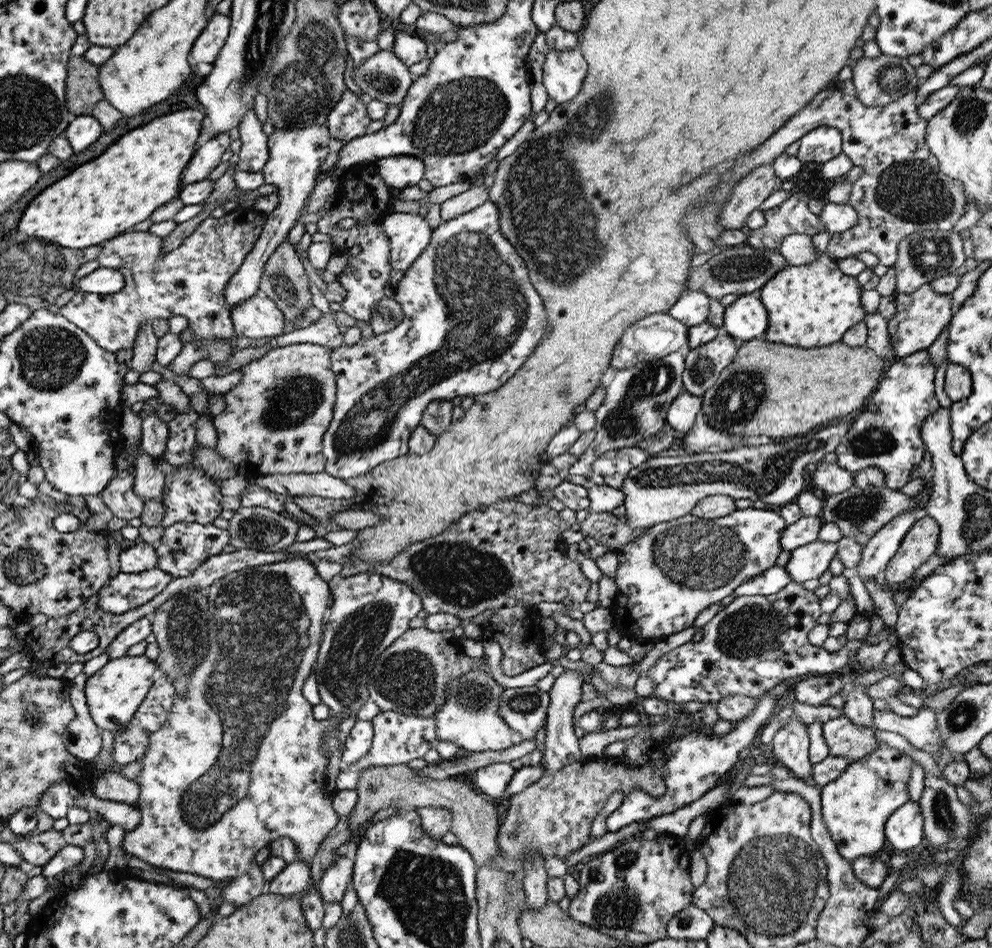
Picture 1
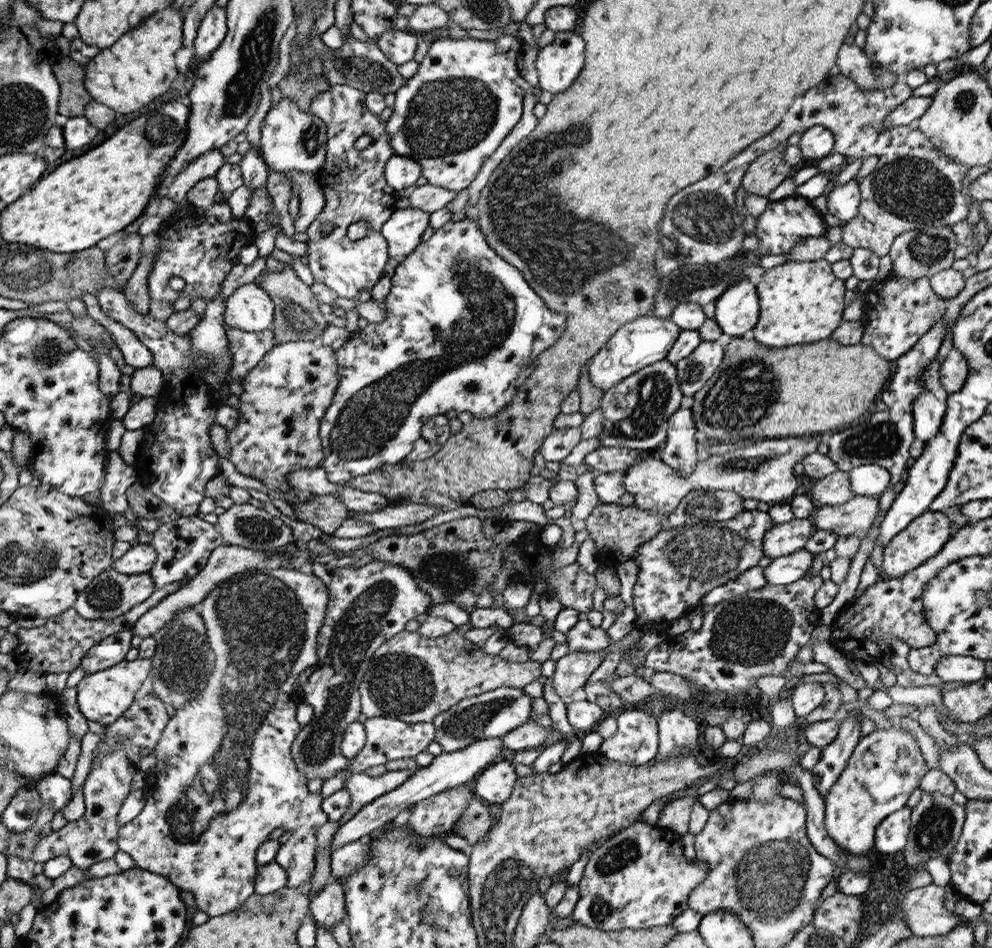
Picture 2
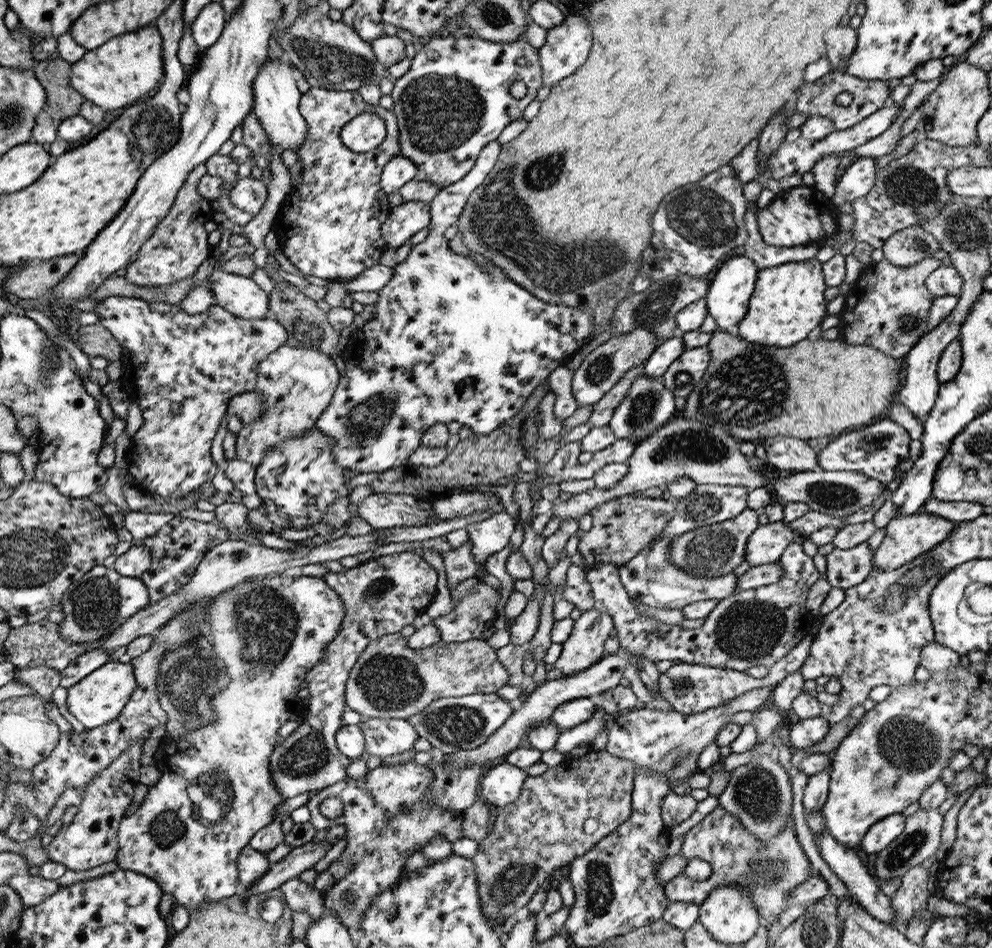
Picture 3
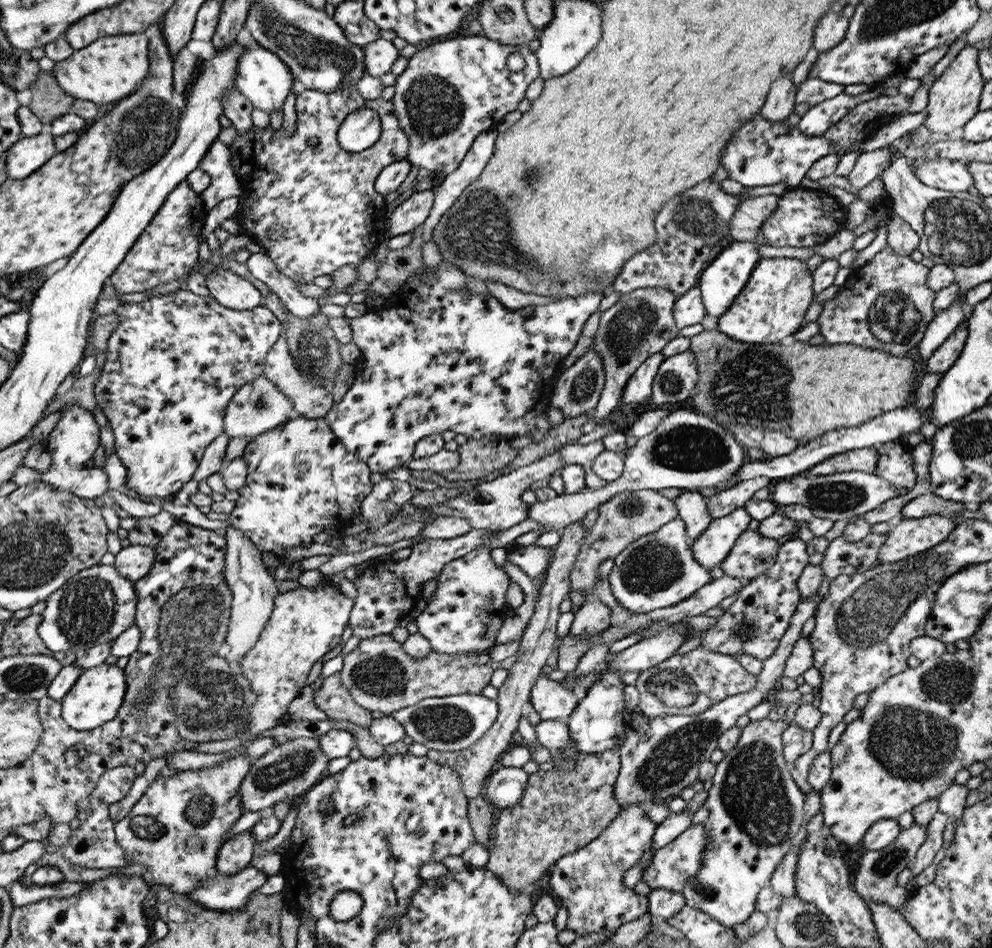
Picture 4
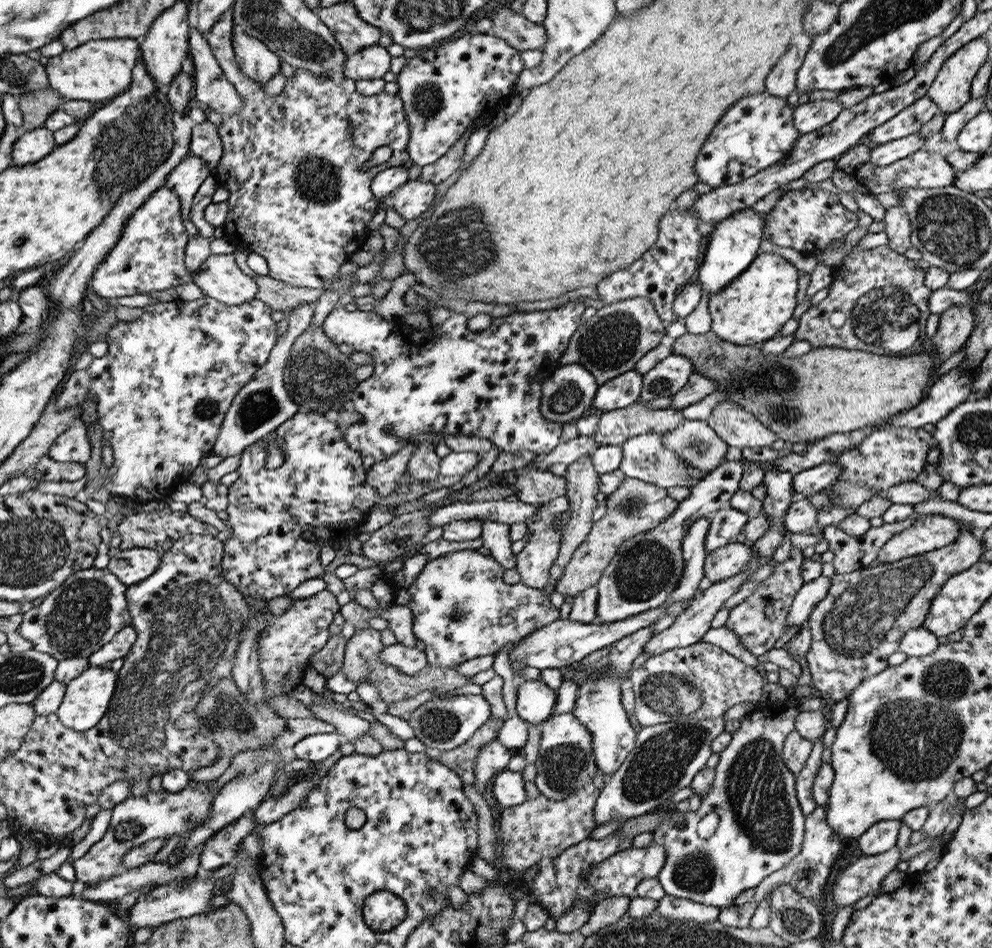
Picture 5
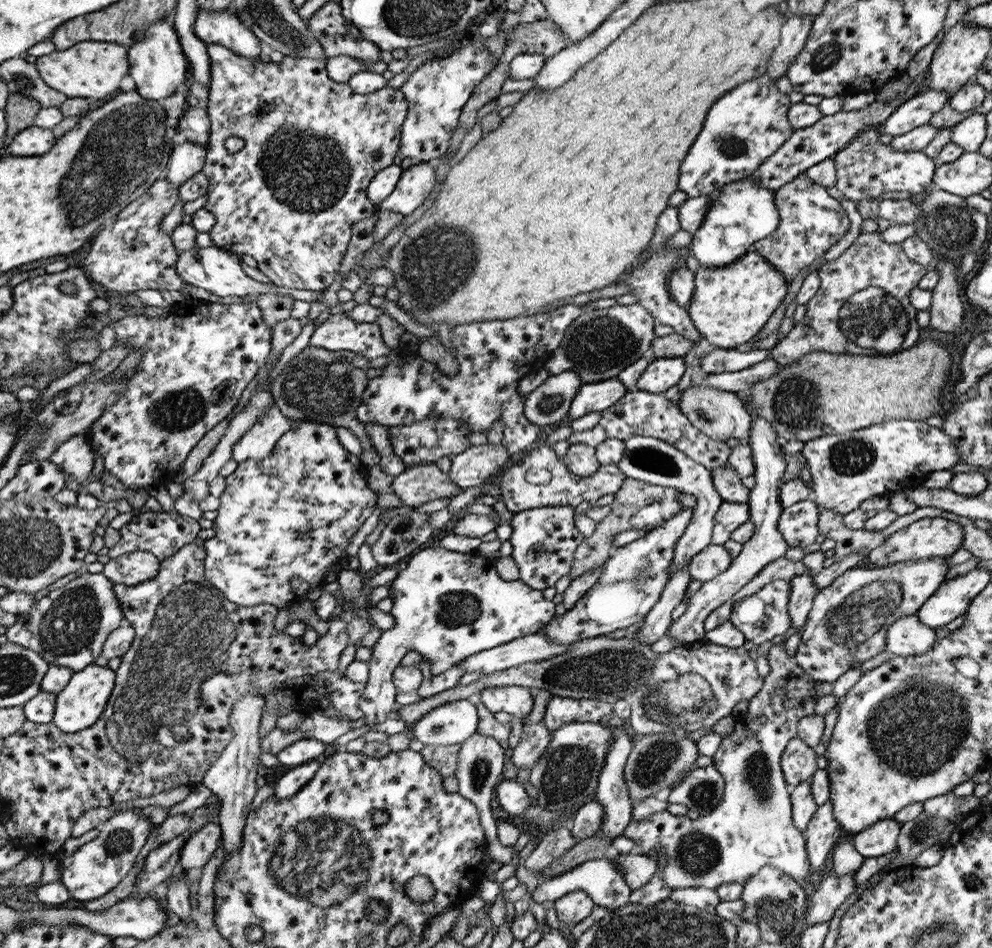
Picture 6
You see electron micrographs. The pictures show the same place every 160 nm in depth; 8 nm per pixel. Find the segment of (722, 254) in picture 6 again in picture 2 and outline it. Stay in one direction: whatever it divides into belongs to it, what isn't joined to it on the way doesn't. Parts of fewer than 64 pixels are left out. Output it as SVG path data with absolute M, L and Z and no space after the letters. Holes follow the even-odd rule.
M742 277L715 300L715 321L725 338L749 336L758 322L760 305L754 284Z

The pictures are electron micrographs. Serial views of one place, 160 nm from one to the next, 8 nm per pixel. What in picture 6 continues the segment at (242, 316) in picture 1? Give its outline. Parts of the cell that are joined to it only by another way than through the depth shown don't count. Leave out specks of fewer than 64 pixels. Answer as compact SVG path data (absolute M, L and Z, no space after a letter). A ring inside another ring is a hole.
M196 245L192 250L179 253L177 260L178 276L186 282L198 288L203 288L216 297L224 298L227 296L245 297L248 295L258 296L259 294L282 294L292 297L294 300L302 300L307 302L321 301L325 291L296 290L278 287L273 283L263 284L248 276L242 268L241 258L225 249L211 245L206 248L200 248Z

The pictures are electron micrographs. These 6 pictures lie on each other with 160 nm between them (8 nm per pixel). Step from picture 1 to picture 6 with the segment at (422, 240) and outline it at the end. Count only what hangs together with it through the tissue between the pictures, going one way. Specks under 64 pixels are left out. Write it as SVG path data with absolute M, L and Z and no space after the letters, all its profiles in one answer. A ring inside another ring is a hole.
M435 160L414 162L404 169L392 194L379 204L379 210L397 212L403 216L414 212L436 184L436 163Z

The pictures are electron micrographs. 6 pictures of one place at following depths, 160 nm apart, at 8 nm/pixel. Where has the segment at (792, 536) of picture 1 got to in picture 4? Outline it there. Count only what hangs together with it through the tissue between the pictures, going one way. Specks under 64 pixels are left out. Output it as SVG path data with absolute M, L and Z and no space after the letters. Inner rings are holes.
M746 530L738 538L730 554L726 556L726 560L720 564L720 569L722 569L727 576L752 581L754 578L761 576L764 572L767 572L775 564L781 543L781 540L770 539L760 535L758 530Z

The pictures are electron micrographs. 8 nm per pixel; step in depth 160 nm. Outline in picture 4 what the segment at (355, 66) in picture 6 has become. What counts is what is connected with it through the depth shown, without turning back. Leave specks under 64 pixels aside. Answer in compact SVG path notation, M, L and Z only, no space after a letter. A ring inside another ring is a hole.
M382 38L366 44L363 50L366 75L378 78L390 73L392 64L401 56L392 41Z

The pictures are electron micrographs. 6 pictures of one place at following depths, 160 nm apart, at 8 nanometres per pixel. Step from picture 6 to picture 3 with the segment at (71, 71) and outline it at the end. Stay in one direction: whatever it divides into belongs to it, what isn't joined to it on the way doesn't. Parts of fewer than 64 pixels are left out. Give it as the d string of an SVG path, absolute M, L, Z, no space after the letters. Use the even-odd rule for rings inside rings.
M153 24L109 39L102 47L88 50L81 60L72 63L73 71L70 78L72 86L78 93L104 110L118 110L137 103L136 100L142 100L152 94L165 78L164 44L162 34Z

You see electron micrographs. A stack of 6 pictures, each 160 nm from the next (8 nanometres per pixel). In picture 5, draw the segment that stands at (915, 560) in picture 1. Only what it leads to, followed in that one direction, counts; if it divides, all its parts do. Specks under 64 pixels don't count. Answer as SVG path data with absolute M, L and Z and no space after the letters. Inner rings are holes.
M922 515L880 548L877 563L894 563L910 556L942 549L953 544L958 535L960 528L952 518Z

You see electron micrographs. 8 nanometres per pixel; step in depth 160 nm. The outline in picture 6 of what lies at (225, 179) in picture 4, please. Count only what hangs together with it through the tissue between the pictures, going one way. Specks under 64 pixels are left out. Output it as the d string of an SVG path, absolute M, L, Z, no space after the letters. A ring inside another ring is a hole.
M202 104L189 105L186 112L180 117L176 129L184 133L190 143L206 149L210 136L210 125L207 109L202 107Z

